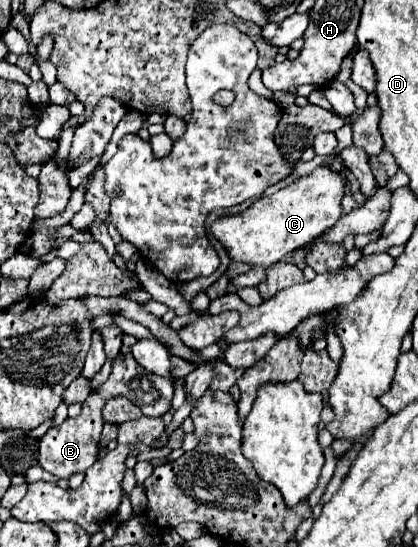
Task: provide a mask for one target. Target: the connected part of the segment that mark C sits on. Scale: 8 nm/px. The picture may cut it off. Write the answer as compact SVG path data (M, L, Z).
M319 166L291 186L285 186L271 196L261 196L245 212L221 216L213 222L211 236L223 244L233 262L245 262L251 268L269 268L335 226L341 218L343 192L345 176L333 168Z

